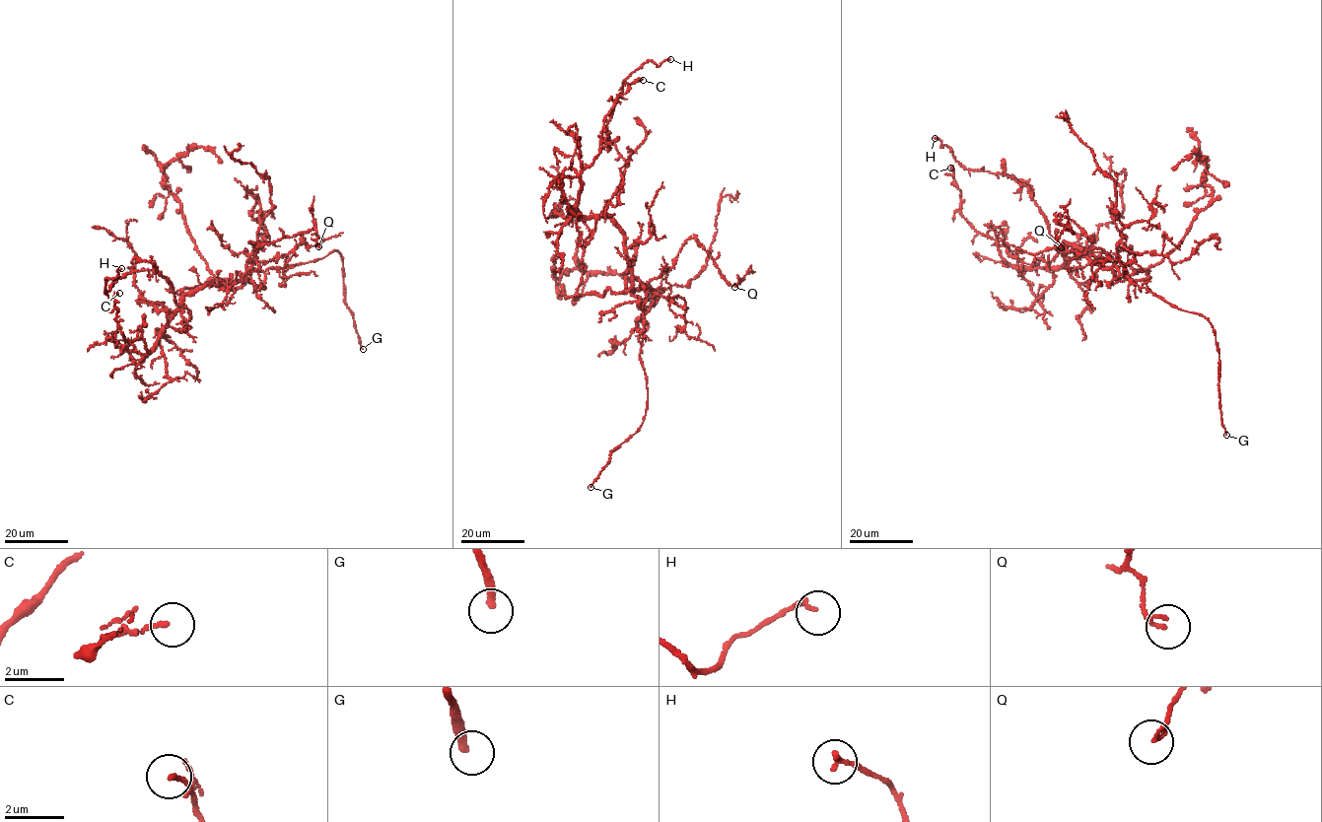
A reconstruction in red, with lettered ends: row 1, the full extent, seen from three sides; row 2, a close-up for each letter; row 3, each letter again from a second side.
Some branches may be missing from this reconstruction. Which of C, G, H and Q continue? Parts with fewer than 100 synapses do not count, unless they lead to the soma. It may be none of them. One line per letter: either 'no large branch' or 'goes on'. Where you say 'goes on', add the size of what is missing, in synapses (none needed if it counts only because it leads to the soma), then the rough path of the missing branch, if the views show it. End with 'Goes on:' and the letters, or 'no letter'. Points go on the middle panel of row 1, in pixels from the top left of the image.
C: no large branch
G: goes on | (591, 487), (569, 487), (511, 470), (494, 470), (489, 474), (489, 469)
H: no large branch
Q: no large branch
Goes on: G

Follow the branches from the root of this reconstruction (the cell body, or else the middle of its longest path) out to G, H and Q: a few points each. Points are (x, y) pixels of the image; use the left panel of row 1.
G: (239, 281), (252, 270), (310, 262), (336, 249), (342, 262), (345, 304), (352, 312), (363, 349)
H: (239, 281), (214, 283), (178, 305), (172, 284), (152, 270), (118, 277), (106, 294), (105, 280), (121, 268)
Q: (239, 281), (256, 257), (257, 248), (250, 241), (268, 243), (308, 233), (314, 223), (318, 246)

